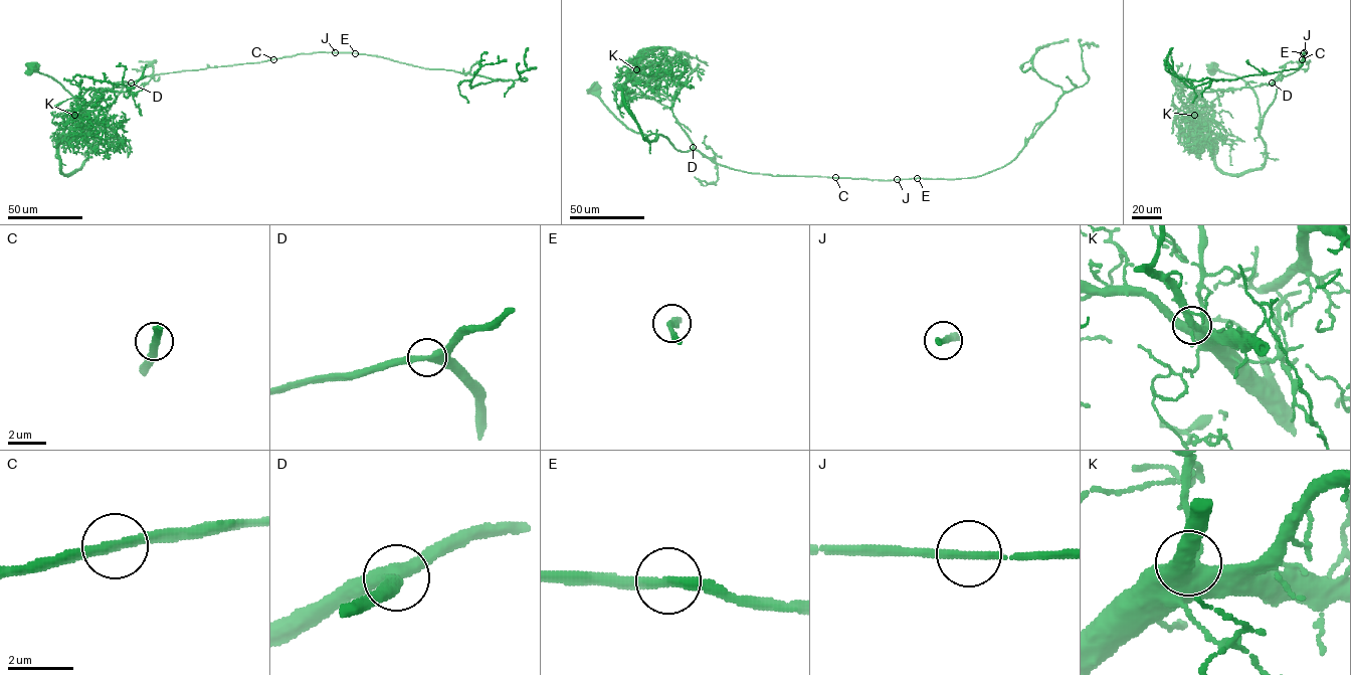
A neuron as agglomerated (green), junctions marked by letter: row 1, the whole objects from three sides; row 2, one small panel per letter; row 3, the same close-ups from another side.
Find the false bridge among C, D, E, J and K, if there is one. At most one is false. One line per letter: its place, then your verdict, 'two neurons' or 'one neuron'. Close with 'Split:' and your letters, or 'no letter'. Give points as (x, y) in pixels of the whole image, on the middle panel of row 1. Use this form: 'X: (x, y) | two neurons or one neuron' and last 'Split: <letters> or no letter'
C: (835, 177) | one neuron
D: (693, 147) | one neuron
E: (917, 178) | one neuron
J: (897, 179) | one neuron
K: (636, 69) | one neuron
Split: no letter

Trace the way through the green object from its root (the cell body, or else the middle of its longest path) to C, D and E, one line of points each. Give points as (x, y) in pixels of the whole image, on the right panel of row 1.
C: (1211, 67), (1239, 76), (1252, 90), (1260, 136), (1276, 94), (1274, 82), (1297, 70), (1302, 59)
D: (1211, 67), (1239, 76), (1252, 90), (1260, 114), (1260, 136), (1264, 114), (1276, 94), (1276, 86), (1272, 82)
E: (1211, 67), (1239, 76), (1252, 90), (1260, 136), (1276, 94), (1274, 82), (1301, 67), (1303, 52)

